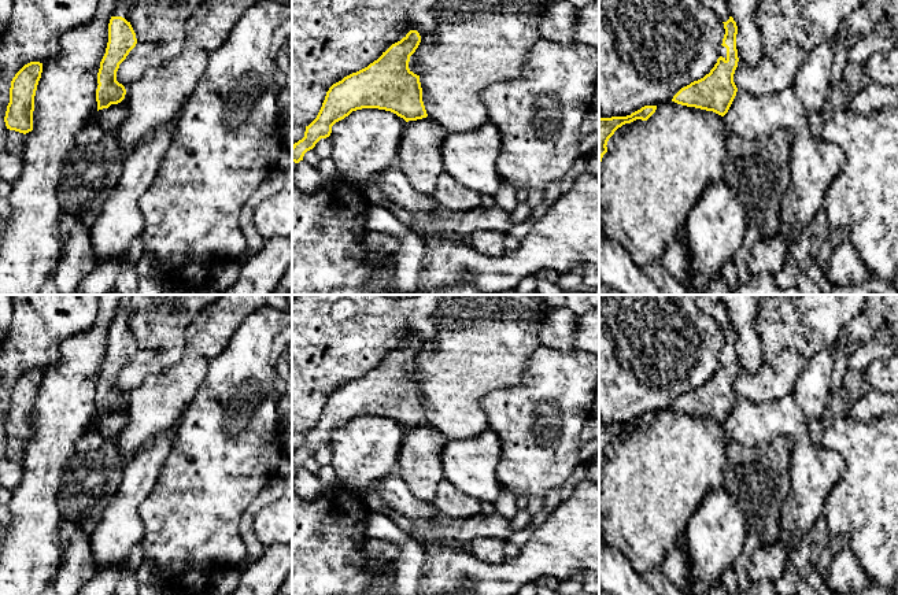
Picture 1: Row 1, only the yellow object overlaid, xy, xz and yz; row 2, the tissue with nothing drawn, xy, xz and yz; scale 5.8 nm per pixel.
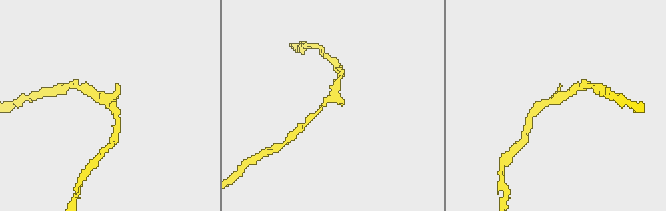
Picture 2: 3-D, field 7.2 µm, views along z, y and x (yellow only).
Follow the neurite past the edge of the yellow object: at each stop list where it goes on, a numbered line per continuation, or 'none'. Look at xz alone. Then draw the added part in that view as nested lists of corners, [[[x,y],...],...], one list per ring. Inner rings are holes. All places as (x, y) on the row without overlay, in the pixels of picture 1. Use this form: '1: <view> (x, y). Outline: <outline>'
none

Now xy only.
1: xy (124, 310). Outline: [[[123,295],[115,313],[112,324],[122,324],[129,329],[130,300],[133,295]]]

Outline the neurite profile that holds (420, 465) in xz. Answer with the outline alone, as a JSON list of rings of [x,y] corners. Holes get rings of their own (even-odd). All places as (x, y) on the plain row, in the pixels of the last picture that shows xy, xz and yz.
[[[430,425],[409,428],[403,439],[396,472],[400,474],[409,489],[417,498],[433,503],[437,485],[444,480],[441,465],[441,451],[448,439],[433,429]]]

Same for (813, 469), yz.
[[[791,395],[768,403],[738,396],[724,422],[729,440],[742,446],[772,446],[779,437],[788,437],[794,444],[790,457],[791,491],[781,510],[781,533],[775,544],[753,554],[749,568],[753,583],[776,583],[783,576],[790,552],[805,542],[806,532],[824,514],[827,496],[840,478],[842,457],[812,443],[809,422]]]

